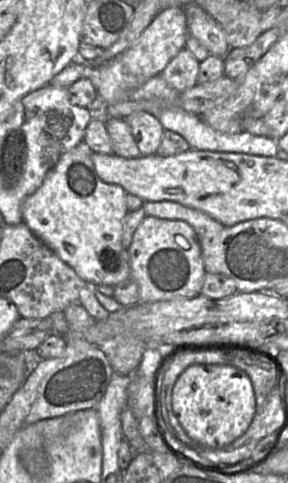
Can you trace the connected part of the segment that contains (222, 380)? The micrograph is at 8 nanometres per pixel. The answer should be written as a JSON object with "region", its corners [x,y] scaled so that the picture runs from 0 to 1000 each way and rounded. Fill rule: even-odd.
{"region":[[[663,756],[615,785],[597,847],[642,896],[691,923],[774,928],[865,886],[889,855],[889,822],[861,776],[792,756]]]}

